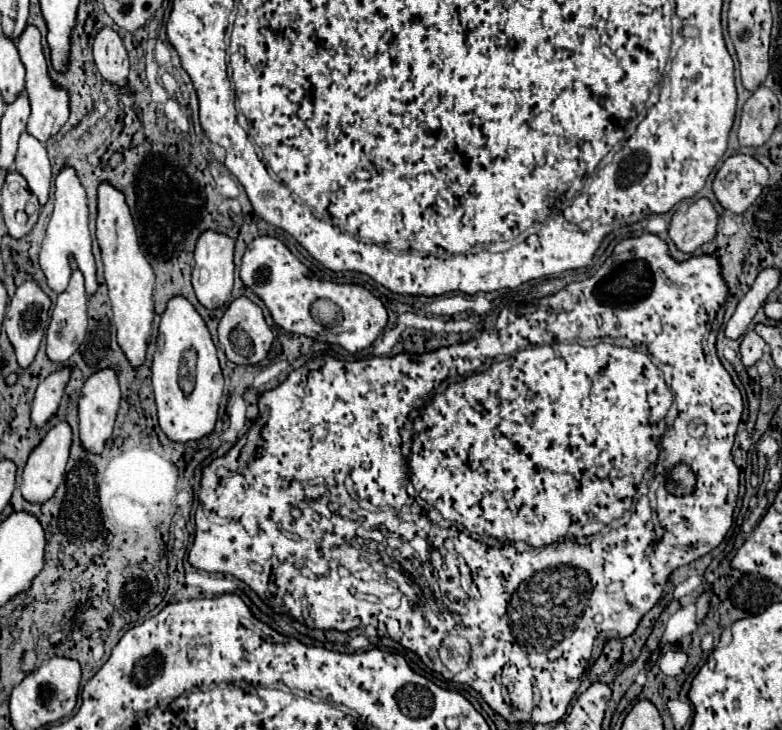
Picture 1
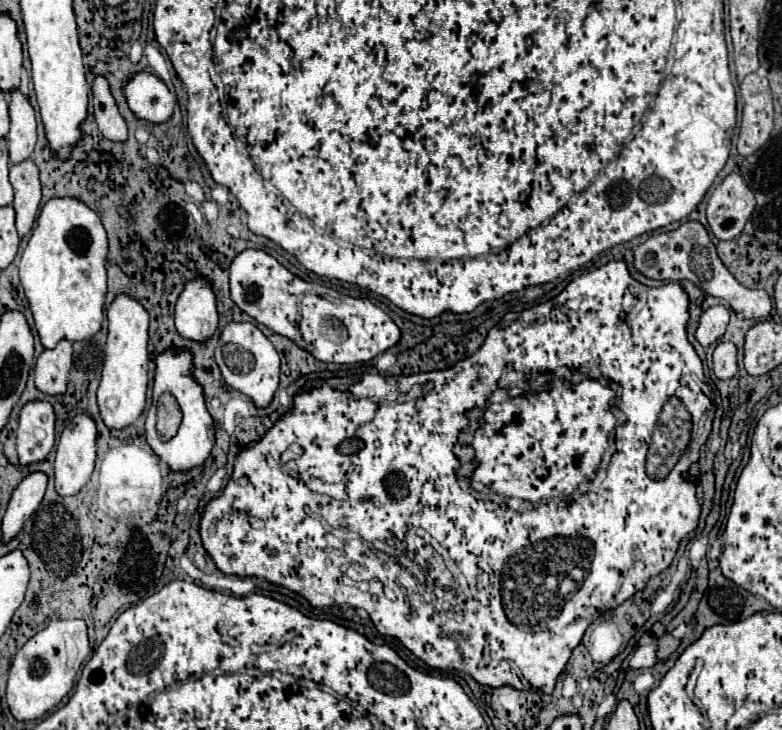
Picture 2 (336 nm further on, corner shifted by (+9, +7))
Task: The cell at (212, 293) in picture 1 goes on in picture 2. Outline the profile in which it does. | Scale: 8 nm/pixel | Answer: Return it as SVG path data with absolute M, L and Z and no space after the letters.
M192 279L186 283L176 309L174 323L180 337L204 343L218 329L216 297L206 279Z

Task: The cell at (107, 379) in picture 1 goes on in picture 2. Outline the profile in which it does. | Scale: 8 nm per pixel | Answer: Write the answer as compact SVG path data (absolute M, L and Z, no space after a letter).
M78 415L70 421L60 437L56 451L56 493L76 495L90 479L96 459L96 425L88 415Z

